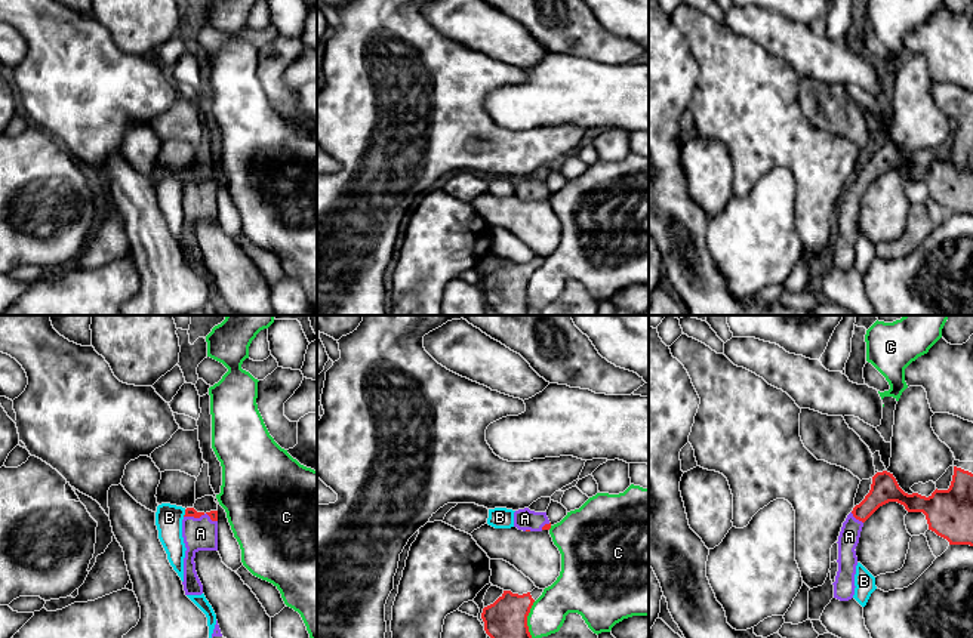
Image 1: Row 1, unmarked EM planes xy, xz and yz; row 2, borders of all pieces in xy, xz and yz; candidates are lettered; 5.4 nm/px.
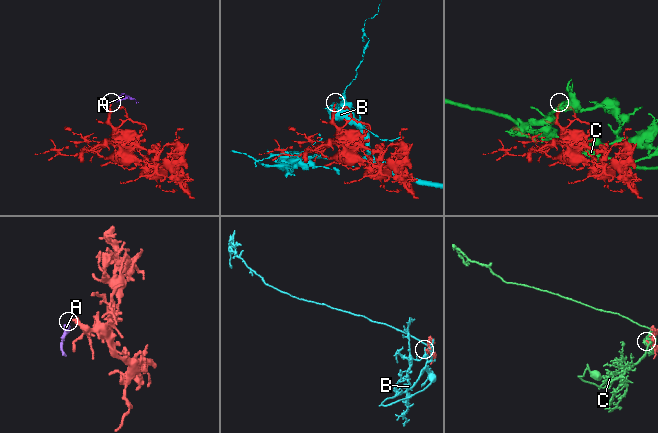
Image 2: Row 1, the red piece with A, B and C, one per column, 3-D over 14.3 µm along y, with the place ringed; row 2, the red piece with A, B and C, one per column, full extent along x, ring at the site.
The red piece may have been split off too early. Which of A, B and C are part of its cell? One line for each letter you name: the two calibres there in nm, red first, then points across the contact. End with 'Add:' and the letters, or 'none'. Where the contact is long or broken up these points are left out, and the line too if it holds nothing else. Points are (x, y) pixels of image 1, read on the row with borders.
A: 50/180 nm | across xy (190, 511), (200, 515), (200, 533)
Add: A

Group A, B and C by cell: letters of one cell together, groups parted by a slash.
A / B / C

